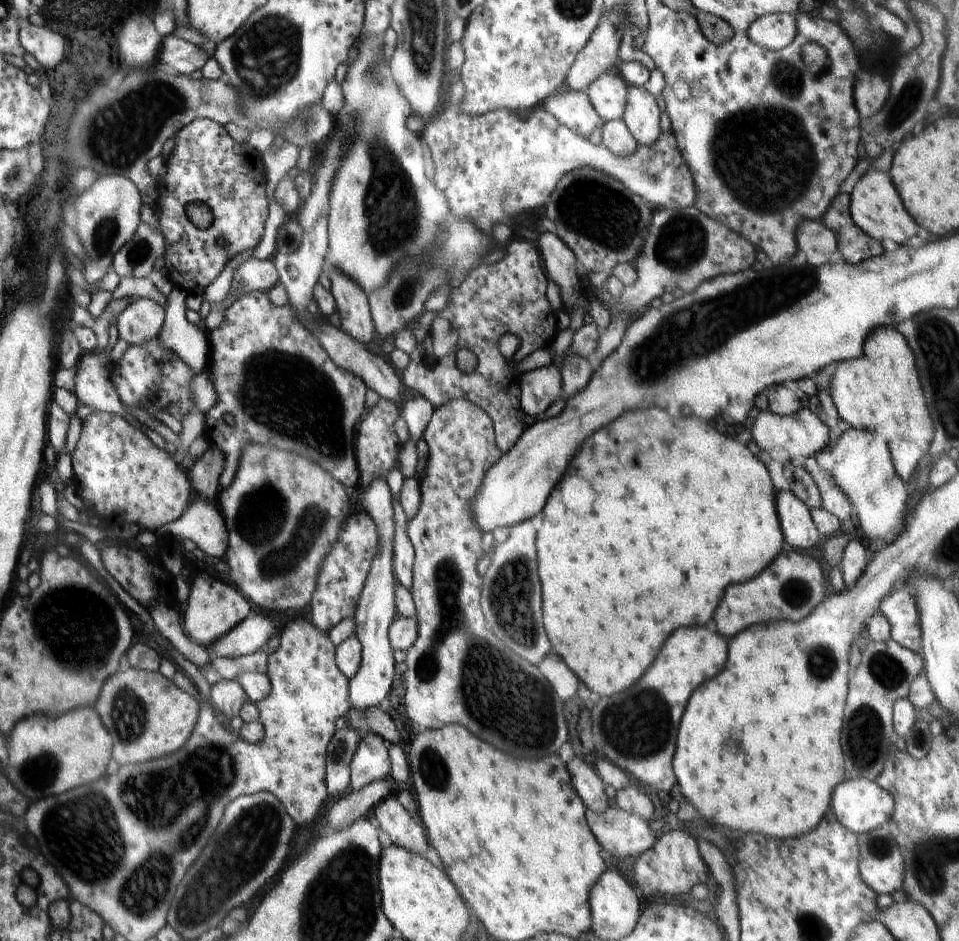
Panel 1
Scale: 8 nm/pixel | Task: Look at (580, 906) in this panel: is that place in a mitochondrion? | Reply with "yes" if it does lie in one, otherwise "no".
no

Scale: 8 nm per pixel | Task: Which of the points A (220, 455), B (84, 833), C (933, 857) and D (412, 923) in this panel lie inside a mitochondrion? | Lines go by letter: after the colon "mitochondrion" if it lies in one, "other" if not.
A: other
B: mitochondrion
C: mitochondrion
D: other

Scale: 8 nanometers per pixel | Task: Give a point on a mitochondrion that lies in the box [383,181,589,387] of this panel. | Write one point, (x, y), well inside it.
(404, 293)

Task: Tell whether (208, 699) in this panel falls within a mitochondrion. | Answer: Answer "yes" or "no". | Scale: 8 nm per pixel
no

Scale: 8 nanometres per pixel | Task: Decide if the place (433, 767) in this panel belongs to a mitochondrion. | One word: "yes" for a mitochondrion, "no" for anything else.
yes

